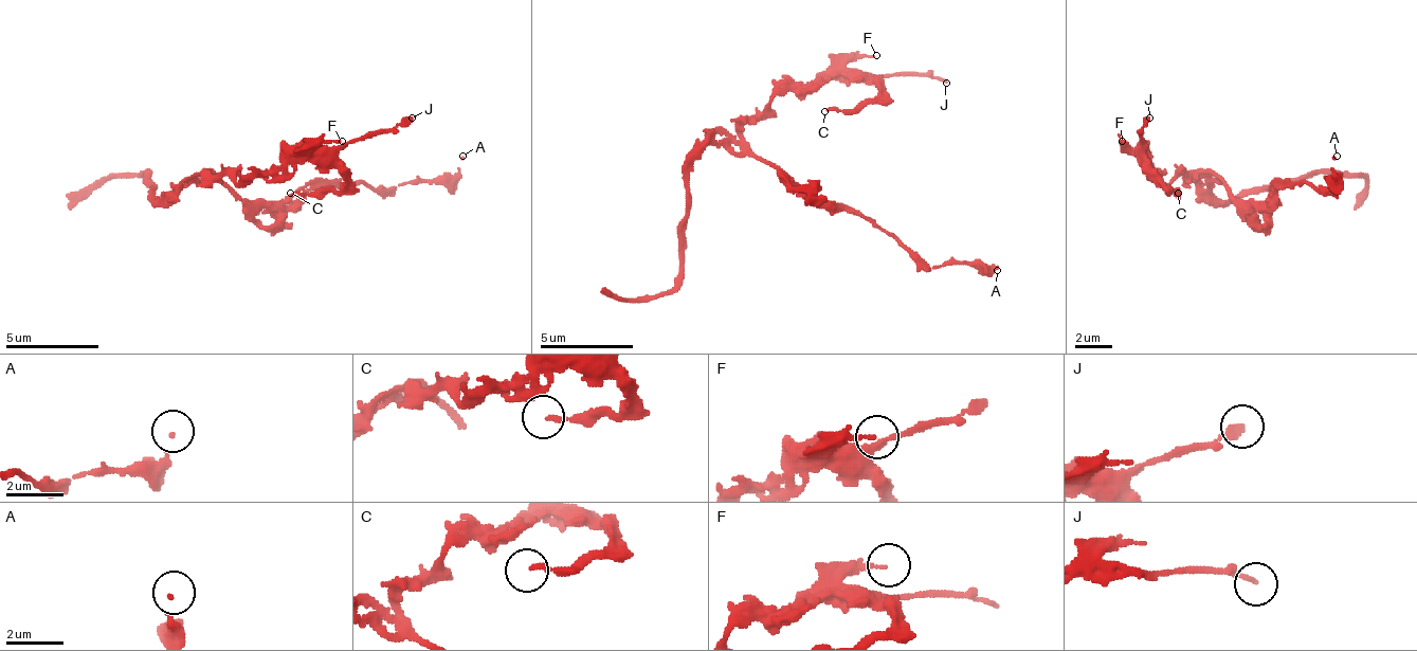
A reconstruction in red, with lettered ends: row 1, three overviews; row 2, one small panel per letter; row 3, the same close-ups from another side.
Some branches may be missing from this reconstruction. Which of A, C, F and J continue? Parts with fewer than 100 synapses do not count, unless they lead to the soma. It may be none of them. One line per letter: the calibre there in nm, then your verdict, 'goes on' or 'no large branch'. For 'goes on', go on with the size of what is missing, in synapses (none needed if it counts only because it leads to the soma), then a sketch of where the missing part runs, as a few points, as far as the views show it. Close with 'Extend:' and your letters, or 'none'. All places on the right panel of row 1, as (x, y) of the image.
A: 110 nm thick; no large branch
C: 100 nm thick; no large branch
F: 100 nm thick; no large branch
J: 190 nm thick; no large branch
Extend: none

